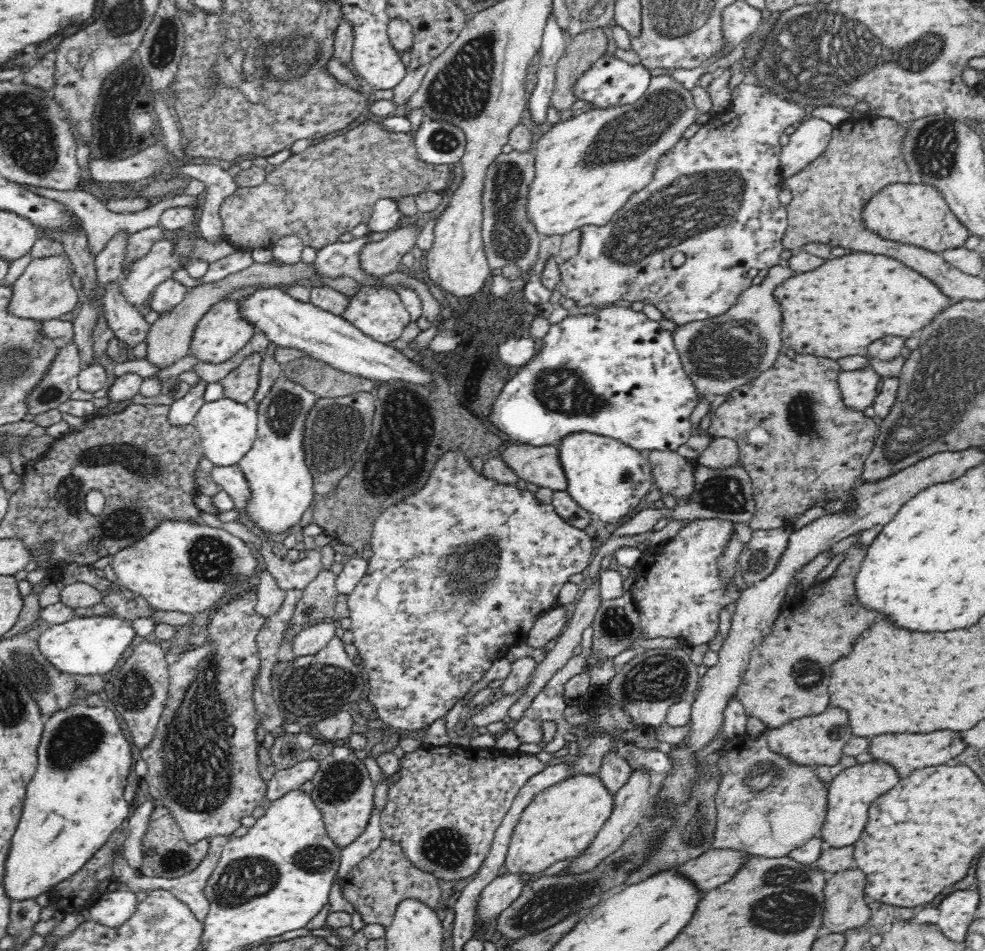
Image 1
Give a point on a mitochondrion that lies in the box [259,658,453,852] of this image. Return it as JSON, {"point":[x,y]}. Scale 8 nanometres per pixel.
{"point":[313,688]}

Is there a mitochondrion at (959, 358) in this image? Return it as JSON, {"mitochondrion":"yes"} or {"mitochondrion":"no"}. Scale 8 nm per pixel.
{"mitochondrion":"yes"}

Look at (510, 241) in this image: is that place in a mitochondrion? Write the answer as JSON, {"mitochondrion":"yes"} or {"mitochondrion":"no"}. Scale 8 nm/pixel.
{"mitochondrion":"yes"}

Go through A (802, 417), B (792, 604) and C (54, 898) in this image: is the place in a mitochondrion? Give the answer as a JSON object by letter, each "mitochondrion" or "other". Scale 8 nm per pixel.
{"A":"mitochondrion","B":"other","C":"other"}

